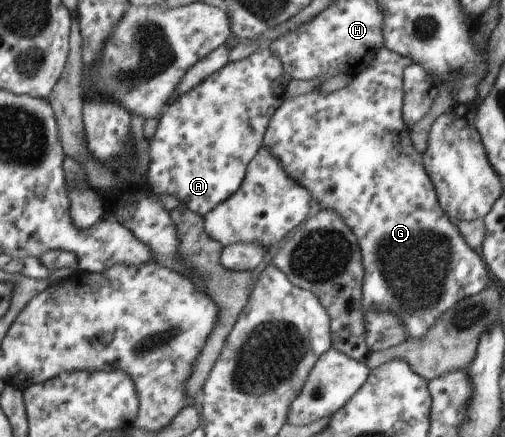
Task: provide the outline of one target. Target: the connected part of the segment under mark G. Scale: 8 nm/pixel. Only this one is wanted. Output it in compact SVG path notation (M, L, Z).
M380 47L372 59L360 72L357 72L350 84L344 85L344 88L334 90L334 92L317 91L298 96L284 97L282 104L273 112L272 118L268 123L266 132L263 136L263 147L267 148L272 156L280 161L280 166L290 179L302 185L311 194L314 200L318 200L322 209L334 211L344 222L352 229L356 235L364 267L364 282L362 287L363 297L361 305L363 312L372 309L386 309L396 313L405 328L409 332L409 337L422 338L426 331L434 324L434 321L451 306L454 306L460 300L482 292L484 286L488 284L488 267L474 249L471 249L458 227L449 219L447 212L440 206L433 182L428 176L423 154L419 153L412 144L409 127L403 119L403 74L404 69L413 65L415 62L408 57L402 56L386 47Z

